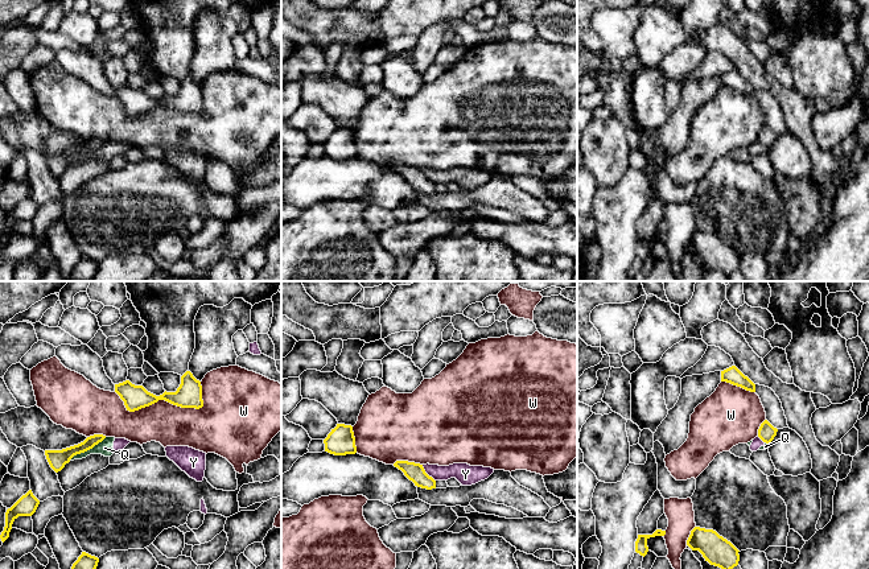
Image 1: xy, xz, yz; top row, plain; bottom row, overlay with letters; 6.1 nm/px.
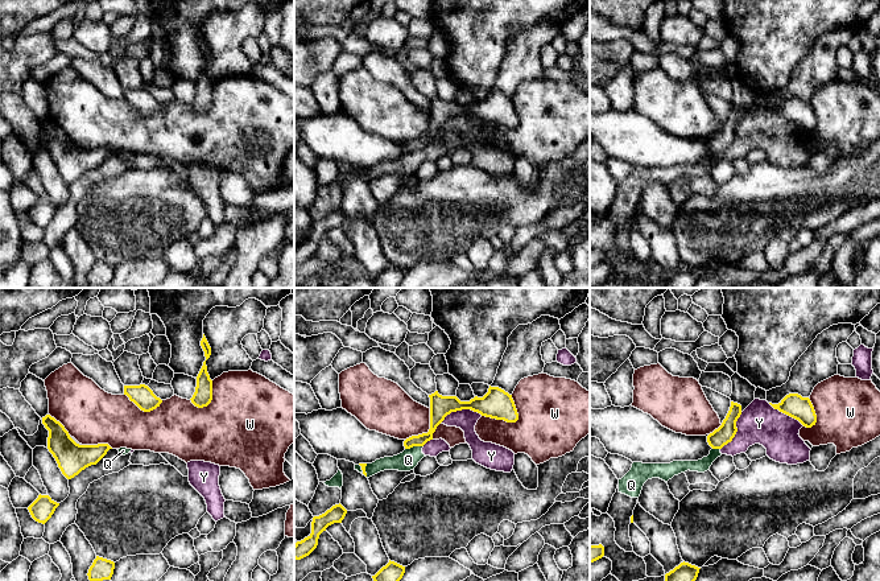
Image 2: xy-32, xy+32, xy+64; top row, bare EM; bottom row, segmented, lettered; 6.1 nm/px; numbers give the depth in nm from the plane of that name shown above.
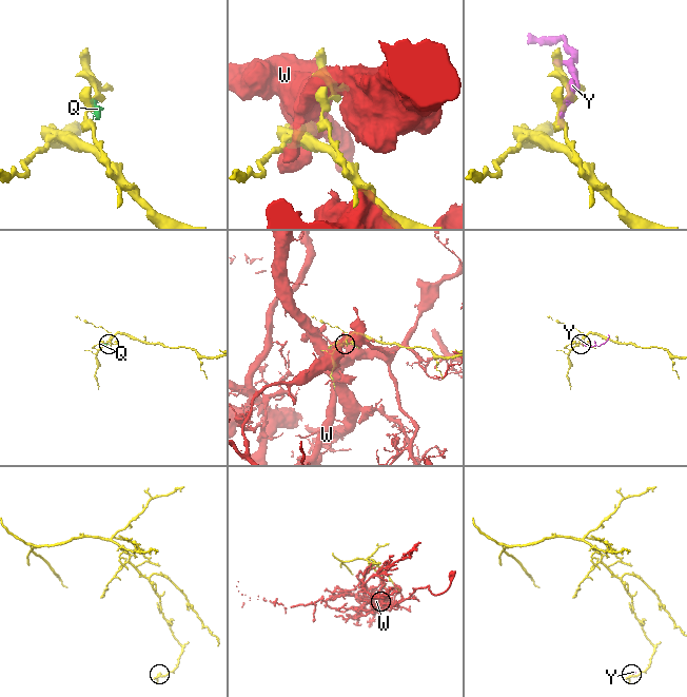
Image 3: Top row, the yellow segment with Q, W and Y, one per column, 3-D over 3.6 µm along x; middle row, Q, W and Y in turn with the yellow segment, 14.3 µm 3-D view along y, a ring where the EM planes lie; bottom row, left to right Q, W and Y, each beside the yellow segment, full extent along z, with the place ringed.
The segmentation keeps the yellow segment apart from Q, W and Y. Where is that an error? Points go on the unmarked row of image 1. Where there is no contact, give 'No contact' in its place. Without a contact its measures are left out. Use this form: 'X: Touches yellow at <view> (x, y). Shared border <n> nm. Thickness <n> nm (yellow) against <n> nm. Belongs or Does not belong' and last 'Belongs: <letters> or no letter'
Q: Touches yellow at xy (87, 153). Shared border 280 nm. Thickness 120 nm (yellow) against 90 nm. Does not belong
W: Touches yellow at xy (157, 104). Shared border 550 nm. Thickness 160 nm (yellow) against 260 nm. Does not belong
Y: Touches yellow at xz (425, 177). Shared border 130 nm. Thickness 110 nm (yellow) against 120 nm. Does not belong
Belongs: no letter

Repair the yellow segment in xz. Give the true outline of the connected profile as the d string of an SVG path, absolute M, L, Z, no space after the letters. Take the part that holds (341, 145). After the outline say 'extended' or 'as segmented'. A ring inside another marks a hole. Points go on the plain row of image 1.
M337 128L324 144L325 156L334 160L355 158L355 141L351 129Z; as segmented

